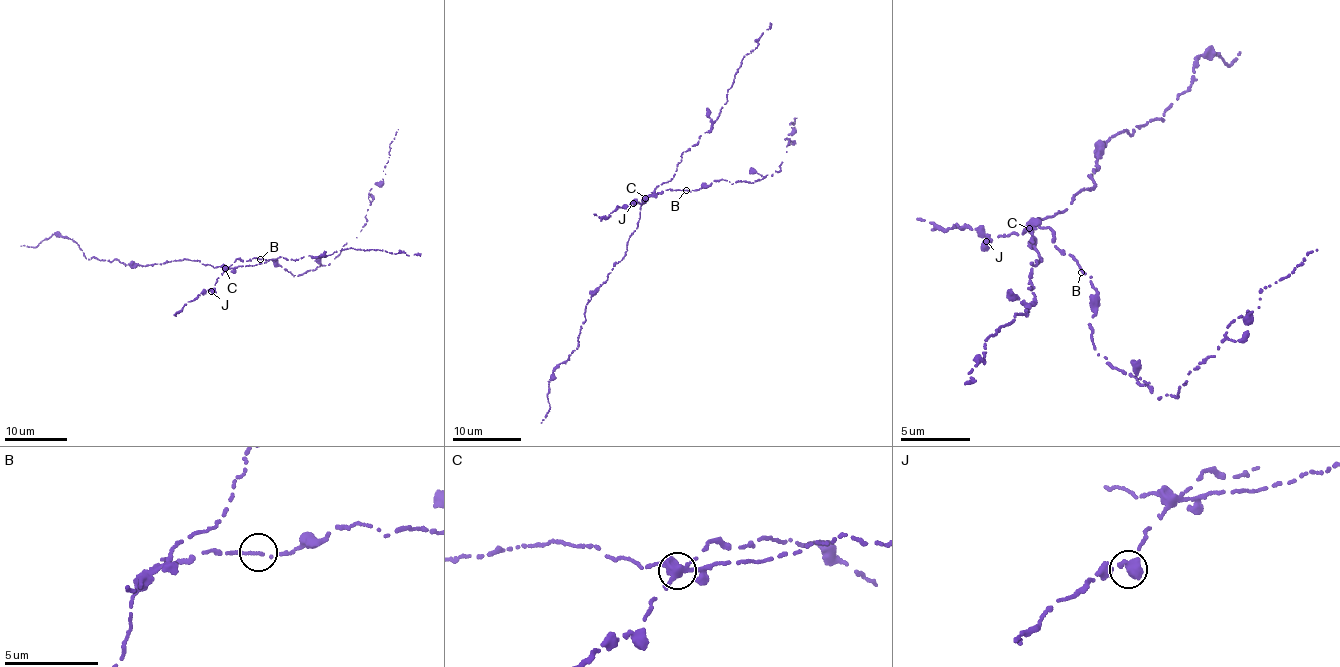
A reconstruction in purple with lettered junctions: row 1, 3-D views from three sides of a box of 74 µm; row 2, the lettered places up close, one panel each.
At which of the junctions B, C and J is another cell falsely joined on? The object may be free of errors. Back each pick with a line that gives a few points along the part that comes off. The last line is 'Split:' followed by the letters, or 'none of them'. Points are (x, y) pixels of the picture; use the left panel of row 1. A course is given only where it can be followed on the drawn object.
C: course (225, 268), (184, 259), (146, 266), (94, 257), (88, 259), (77, 243), (57, 234), (34, 247), (20, 246)
Split: C

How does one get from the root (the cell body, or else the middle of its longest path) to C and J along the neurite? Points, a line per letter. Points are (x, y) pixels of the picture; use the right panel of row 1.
C: (1079, 270), (1072, 255), (1053, 246), (1052, 233), (1047, 228), (1029, 226)
J: (1079, 270), (1072, 255), (1053, 246), (1054, 237), (1047, 228), (1030, 227), (1021, 235), (1014, 232), (986, 241)

